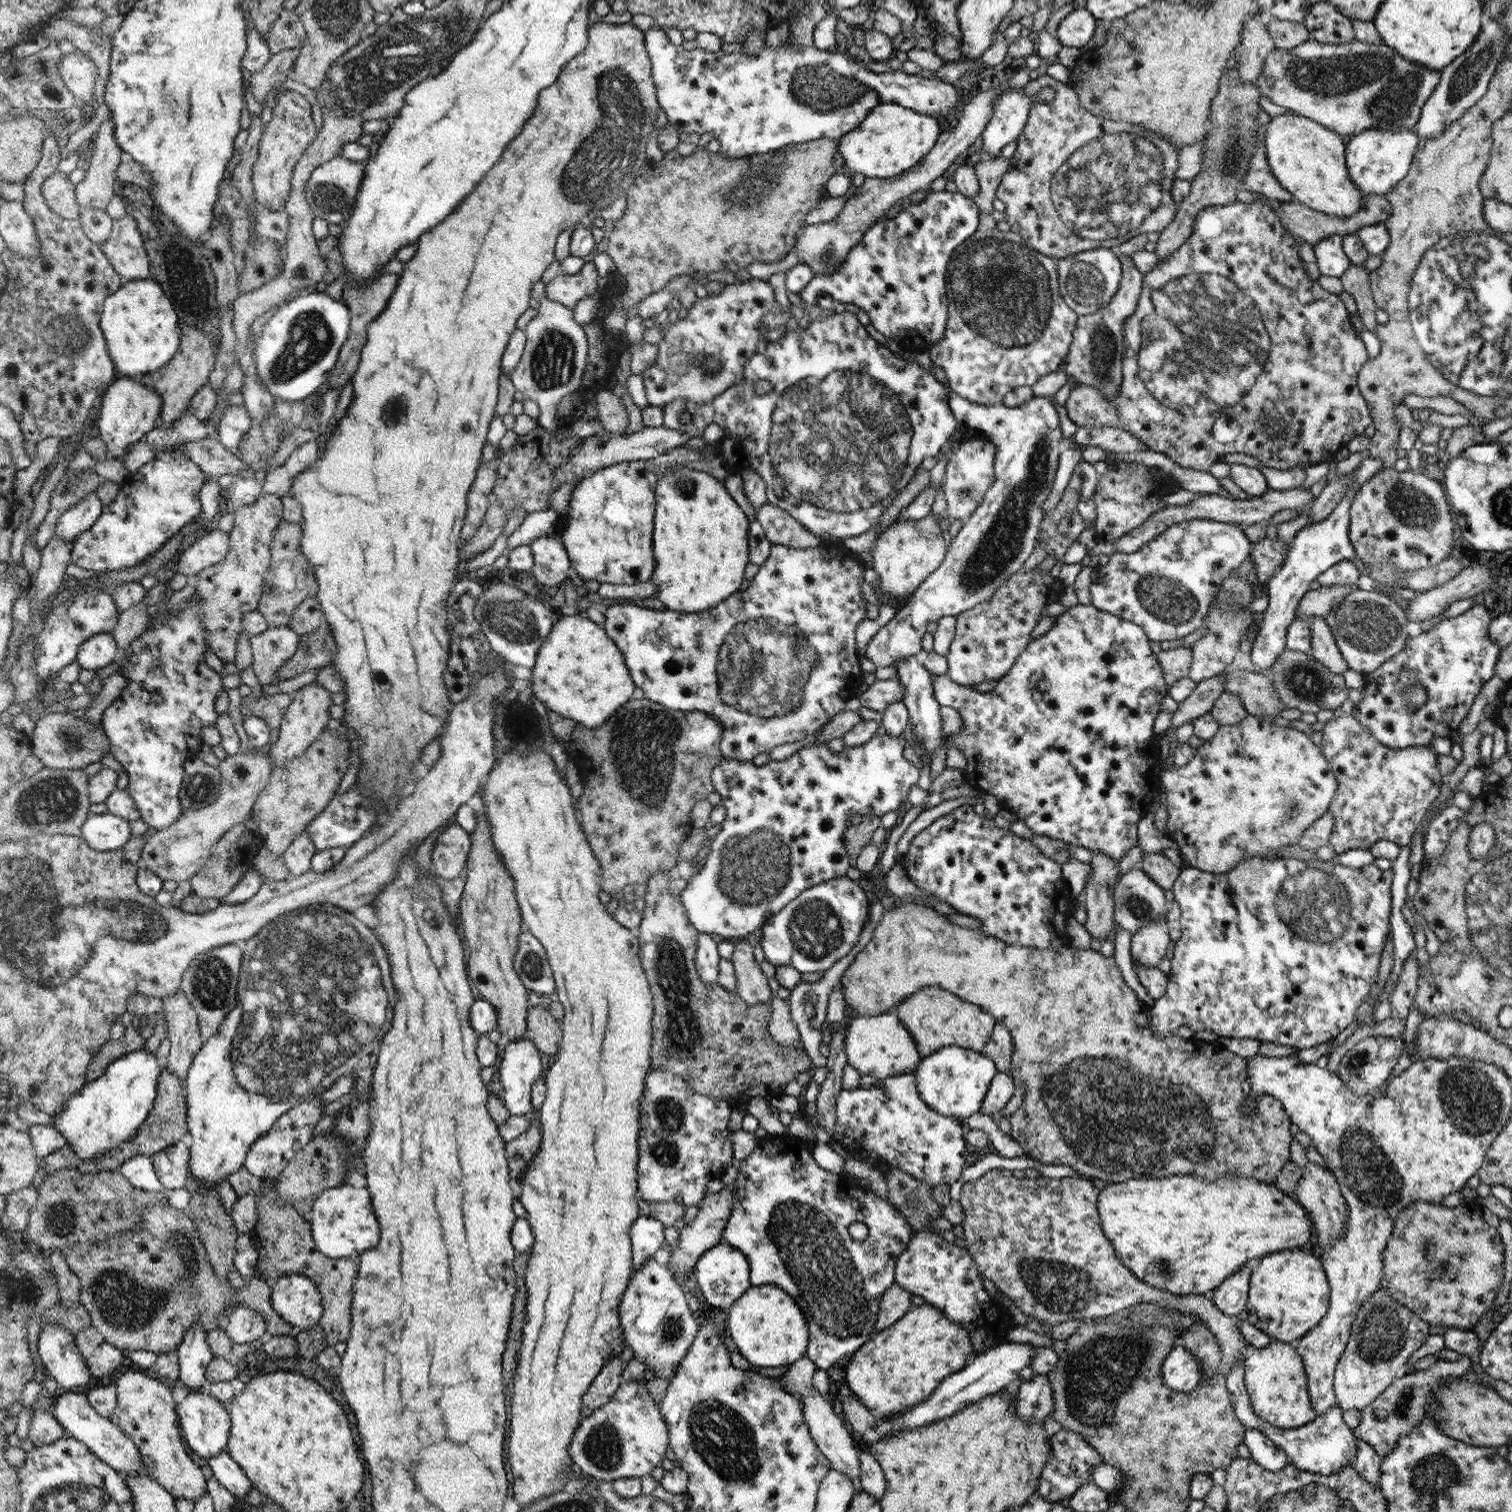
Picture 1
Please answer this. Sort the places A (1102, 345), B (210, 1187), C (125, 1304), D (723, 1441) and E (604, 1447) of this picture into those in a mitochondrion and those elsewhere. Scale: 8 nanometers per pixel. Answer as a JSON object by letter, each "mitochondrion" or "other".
{"A":"mitochondrion","B":"other","C":"mitochondrion","D":"mitochondrion","E":"mitochondrion"}

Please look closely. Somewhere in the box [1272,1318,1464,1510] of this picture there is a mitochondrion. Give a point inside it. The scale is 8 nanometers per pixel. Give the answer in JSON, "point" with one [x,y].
{"point":[1432,1476]}

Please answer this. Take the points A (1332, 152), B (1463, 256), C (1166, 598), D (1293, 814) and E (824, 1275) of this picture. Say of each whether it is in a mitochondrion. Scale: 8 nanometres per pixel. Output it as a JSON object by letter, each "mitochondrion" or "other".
{"A":"other","B":"mitochondrion","C":"mitochondrion","D":"mitochondrion","E":"mitochondrion"}

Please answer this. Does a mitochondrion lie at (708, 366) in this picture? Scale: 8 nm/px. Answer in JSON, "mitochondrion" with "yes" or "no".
{"mitochondrion":"yes"}

